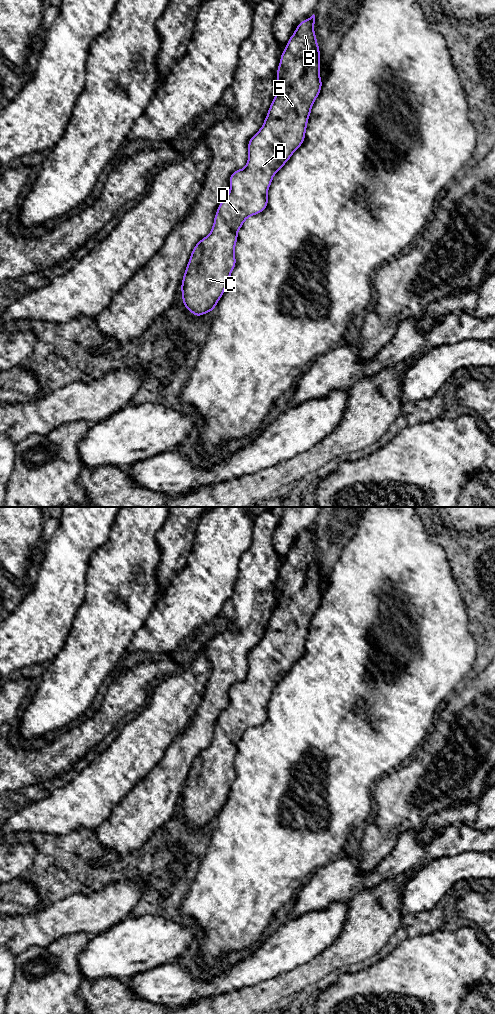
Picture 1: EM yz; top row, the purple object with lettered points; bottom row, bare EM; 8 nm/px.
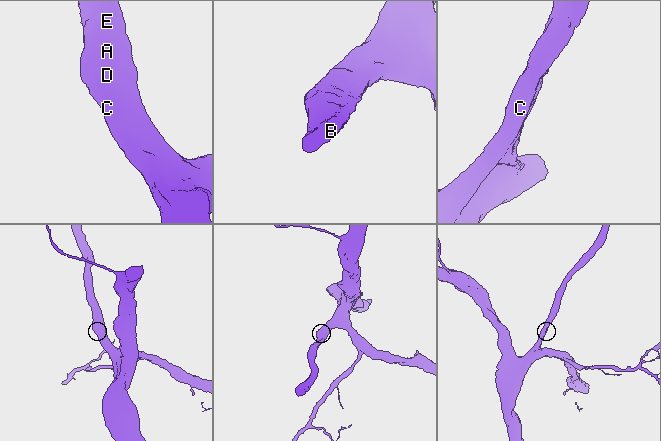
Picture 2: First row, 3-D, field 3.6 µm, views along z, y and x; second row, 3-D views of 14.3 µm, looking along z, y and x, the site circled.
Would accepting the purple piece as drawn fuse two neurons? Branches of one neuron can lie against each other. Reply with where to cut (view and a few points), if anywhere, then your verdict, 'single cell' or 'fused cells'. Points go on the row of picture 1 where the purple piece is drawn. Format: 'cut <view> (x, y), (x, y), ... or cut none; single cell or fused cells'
cut none; single cell

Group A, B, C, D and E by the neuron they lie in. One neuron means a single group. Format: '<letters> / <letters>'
A B C D E

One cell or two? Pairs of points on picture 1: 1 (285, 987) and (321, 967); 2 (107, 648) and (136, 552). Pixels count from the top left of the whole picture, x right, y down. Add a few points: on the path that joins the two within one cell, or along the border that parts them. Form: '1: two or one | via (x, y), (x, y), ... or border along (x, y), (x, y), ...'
1: one | via (294, 981), (312, 972)
2: one | via (107, 624), (108, 591), (124, 576)

